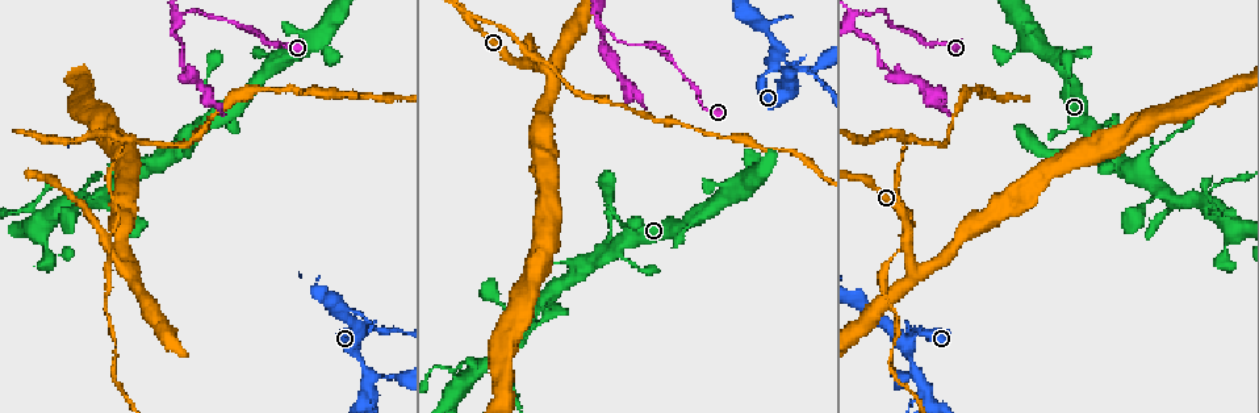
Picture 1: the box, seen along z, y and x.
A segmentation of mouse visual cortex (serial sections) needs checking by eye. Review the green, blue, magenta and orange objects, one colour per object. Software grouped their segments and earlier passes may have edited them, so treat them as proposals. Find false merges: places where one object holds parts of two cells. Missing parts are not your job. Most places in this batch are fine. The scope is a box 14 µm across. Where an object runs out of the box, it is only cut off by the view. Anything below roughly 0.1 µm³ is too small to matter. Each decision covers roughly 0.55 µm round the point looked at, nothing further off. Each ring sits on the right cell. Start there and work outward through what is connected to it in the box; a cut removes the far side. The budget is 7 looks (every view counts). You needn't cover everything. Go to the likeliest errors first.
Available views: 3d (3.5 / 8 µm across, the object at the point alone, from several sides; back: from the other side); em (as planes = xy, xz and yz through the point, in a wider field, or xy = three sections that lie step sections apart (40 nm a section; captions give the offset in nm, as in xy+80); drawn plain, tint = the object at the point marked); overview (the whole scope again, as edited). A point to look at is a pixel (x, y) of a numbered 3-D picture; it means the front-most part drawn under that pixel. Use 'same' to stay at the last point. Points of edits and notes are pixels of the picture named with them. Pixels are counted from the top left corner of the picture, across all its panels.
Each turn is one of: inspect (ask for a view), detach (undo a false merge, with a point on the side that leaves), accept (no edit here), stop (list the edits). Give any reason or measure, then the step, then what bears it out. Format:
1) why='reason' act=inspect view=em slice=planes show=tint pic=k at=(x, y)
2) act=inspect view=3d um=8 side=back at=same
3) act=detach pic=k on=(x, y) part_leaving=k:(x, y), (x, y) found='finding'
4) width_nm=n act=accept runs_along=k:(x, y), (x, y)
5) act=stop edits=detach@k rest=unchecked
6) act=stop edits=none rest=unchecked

why='narrows sharply' act=inspect view=3d um=3.5 side=back pic=1 at=(106, 235)

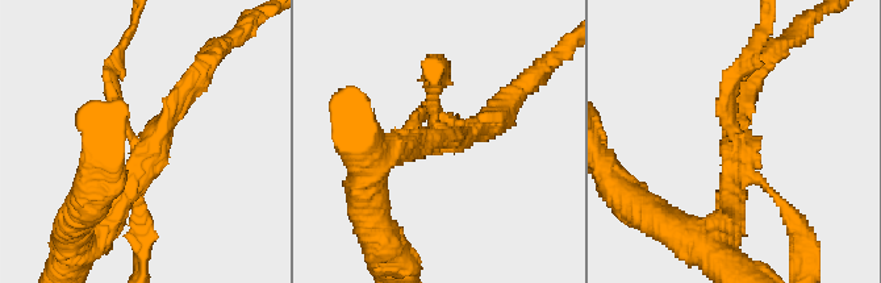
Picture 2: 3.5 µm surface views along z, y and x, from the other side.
arms=4 arm_widths_nm=150,200,250,300 act=inspect view=em slice=xy step=5 show=tint pic=2 at=(443, 137)

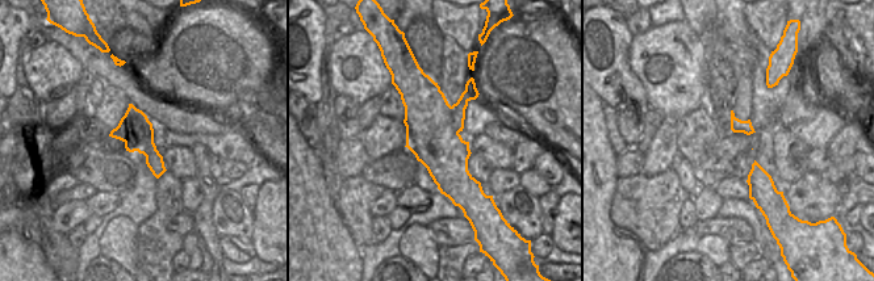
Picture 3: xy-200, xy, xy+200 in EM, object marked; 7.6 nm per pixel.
why='cut it another way' act=inspect view=em slice=planes show=tint at=same

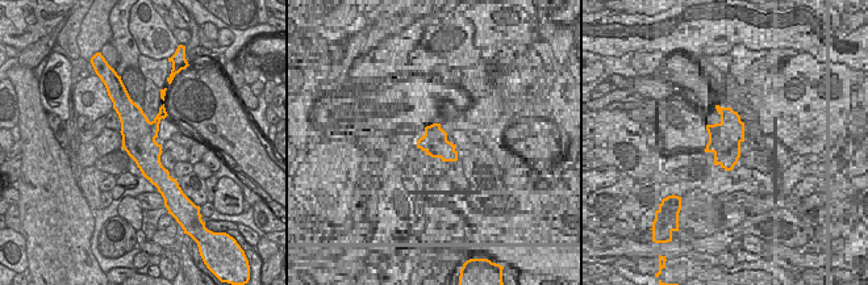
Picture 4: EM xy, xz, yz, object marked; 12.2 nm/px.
act=detach pic=2 on=(138, 212) border=4:(146, 120), (146, 128), (154, 139) found='a second cell is stuck on'

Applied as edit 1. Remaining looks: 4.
why='four-way junction' act=inspect view=3d um=3.5 pic=1 at=(855, 13)

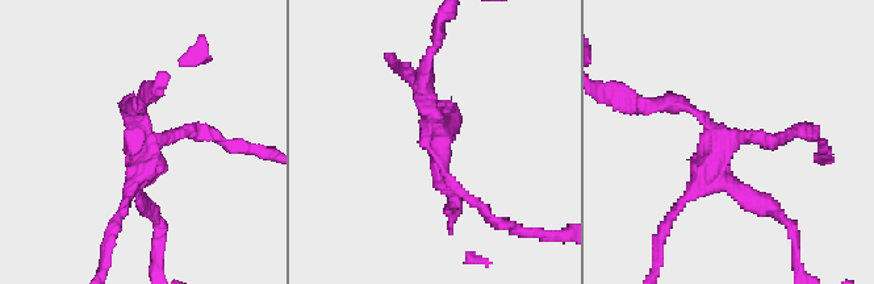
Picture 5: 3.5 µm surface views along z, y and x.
act=inspect view=em slice=xy step=3 show=tint pic=5 at=(734, 138)

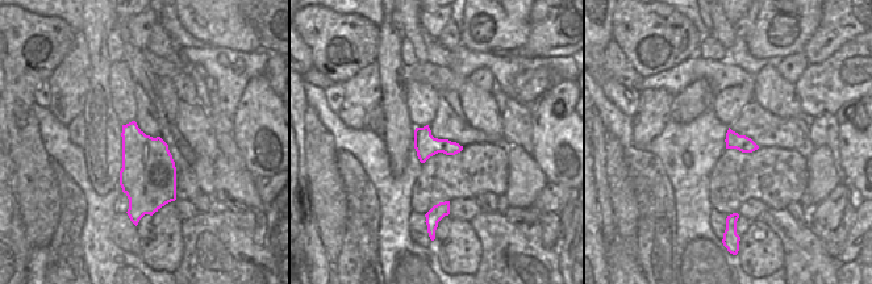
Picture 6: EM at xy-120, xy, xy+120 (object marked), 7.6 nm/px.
act=accept runs_along=5:(192, 132), (136, 140), (139, 200) found='one cell here'

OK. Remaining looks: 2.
why='narrows sharply' act=inspect view=3d um=3.5 pic=1 at=(15, 213)

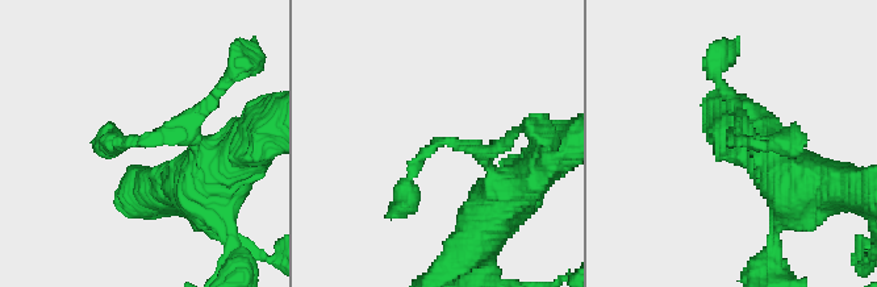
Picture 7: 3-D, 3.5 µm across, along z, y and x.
why='shape alone is not enough' act=inspect view=em slice=xy step=2 show=tint pic=7 at=(730, 134)

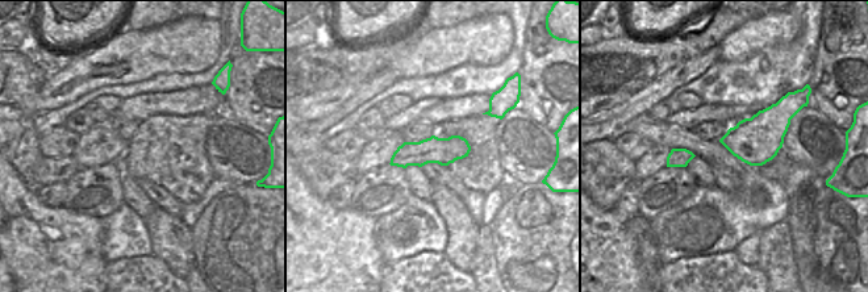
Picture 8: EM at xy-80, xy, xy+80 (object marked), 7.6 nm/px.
act=accept runs_along=8:(466, 146), (407, 154), (393, 162) found='continuous, no second cell'

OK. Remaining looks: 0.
act=stop edits=detach@2 rest=unchecked

